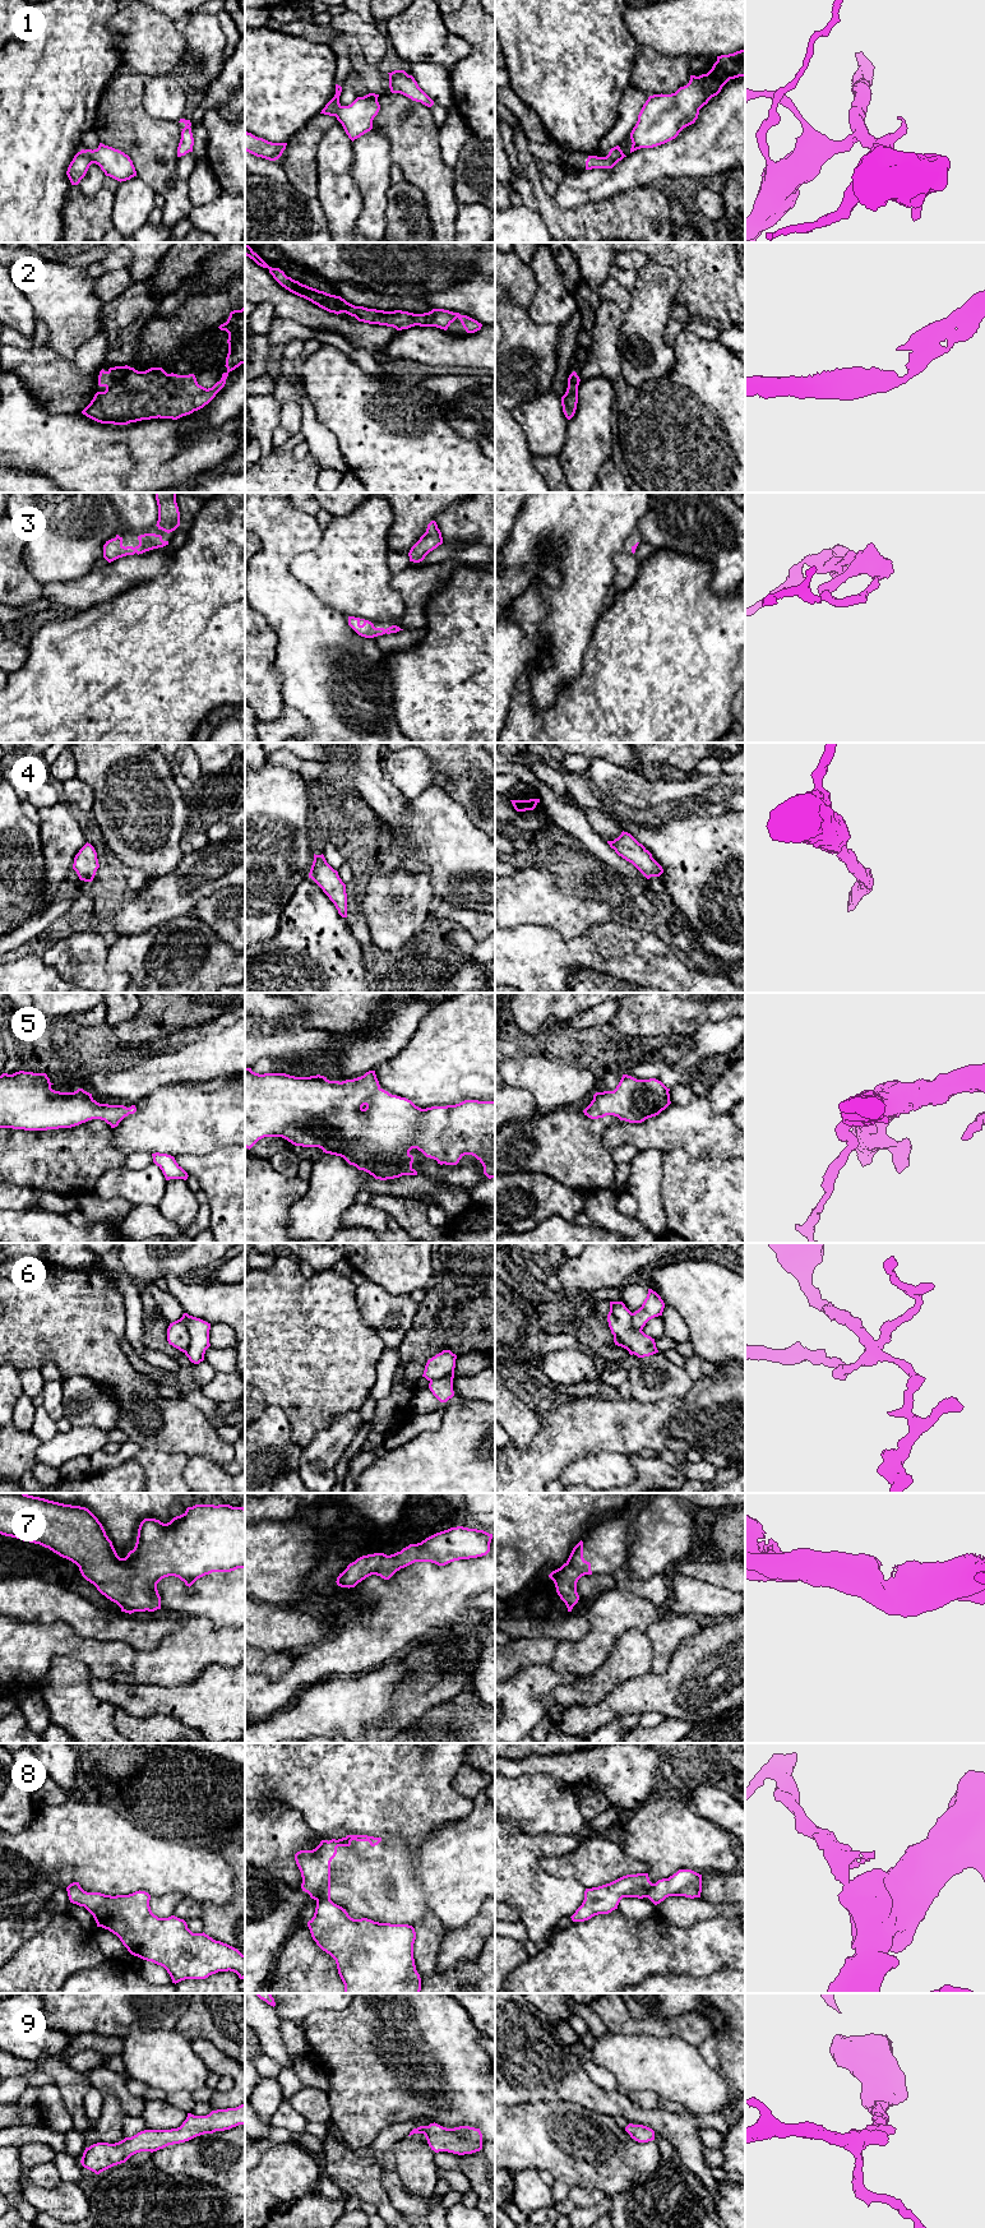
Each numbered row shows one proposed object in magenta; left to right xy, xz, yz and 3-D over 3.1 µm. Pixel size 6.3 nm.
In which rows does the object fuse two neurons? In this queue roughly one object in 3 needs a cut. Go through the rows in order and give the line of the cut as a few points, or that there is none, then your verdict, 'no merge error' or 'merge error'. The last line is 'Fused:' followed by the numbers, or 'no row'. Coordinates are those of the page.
1: cut in xy along (84, 151), (93, 162); merge error
2: no cut; no merge error
3: no cut; no merge error
4: no cut; no merge error
5: no cut; no merge error
6: cut in xy along (186, 1313), (184, 1322), (189, 1335), (189, 1346), (184, 1351); merge error
7: no cut; no merge error
8: cut in xz along (329, 1898), (322, 1898), (317, 1901); merge error
9: no cut; no merge error
Fused: 1, 6, 8

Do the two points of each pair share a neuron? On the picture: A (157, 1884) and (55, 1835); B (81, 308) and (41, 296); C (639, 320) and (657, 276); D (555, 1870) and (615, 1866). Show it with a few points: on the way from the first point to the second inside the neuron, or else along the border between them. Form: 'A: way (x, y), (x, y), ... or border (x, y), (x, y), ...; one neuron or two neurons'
A: way (132, 1859), (115, 1858), (91, 1845), (81, 1844); one neuron
B: way (70, 306), (60, 296), (51, 296); one neuron
C: way (650, 309), (656, 287); one neuron
D: way (570, 1866), (600, 1866); one neuron

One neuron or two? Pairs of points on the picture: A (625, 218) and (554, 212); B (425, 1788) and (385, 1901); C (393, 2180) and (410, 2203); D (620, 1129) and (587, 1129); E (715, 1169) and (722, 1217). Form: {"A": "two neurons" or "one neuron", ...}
{"A": "one neuron", "B": "two neurons", "C": "one neuron", "D": "two neurons", "E": "one neuron"}

